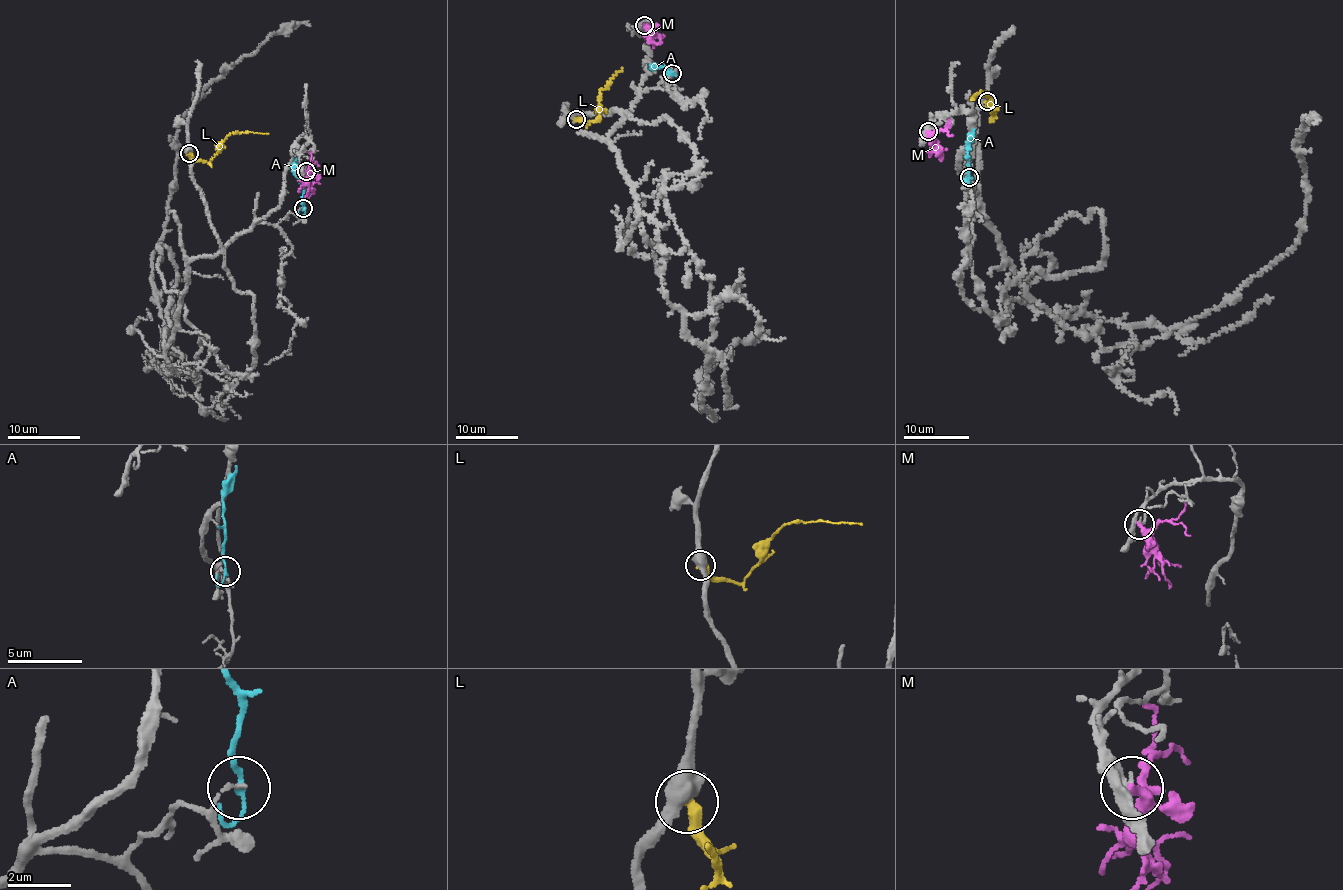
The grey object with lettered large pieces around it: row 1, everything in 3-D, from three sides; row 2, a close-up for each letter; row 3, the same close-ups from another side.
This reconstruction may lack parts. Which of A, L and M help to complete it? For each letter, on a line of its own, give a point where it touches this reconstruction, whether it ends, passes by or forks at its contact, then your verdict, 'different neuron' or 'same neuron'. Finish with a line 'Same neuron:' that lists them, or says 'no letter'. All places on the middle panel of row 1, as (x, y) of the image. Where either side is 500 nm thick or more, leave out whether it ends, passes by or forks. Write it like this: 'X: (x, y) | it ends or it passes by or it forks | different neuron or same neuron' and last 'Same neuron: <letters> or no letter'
A: (672, 73) | it passes by | different neuron
L: (576, 119) | different neuron
M: (644, 25) | it forks | different neuron
Same neuron: no letter

